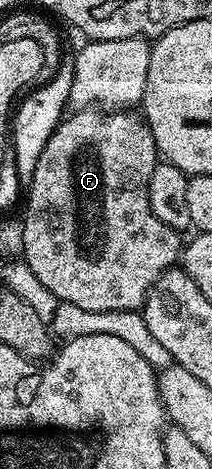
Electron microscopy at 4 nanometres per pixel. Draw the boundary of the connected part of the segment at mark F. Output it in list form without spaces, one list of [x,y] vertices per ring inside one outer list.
[[[94,106],[74,110],[59,124],[52,138],[48,138],[48,146],[44,146],[44,154],[40,154],[40,162],[36,162],[36,174],[28,189],[30,197],[26,200],[26,221],[20,224],[22,235],[20,252],[27,266],[59,302],[80,306],[80,310],[133,312],[141,309],[146,303],[146,295],[150,292],[150,287],[162,274],[179,263],[180,253],[184,247],[183,241],[178,241],[181,240],[179,233],[164,226],[164,222],[160,222],[160,218],[152,214],[152,206],[148,206],[148,178],[152,178],[152,170],[158,163],[160,163],[160,153],[152,138],[152,130],[146,125],[145,119],[134,110],[99,110]]]

